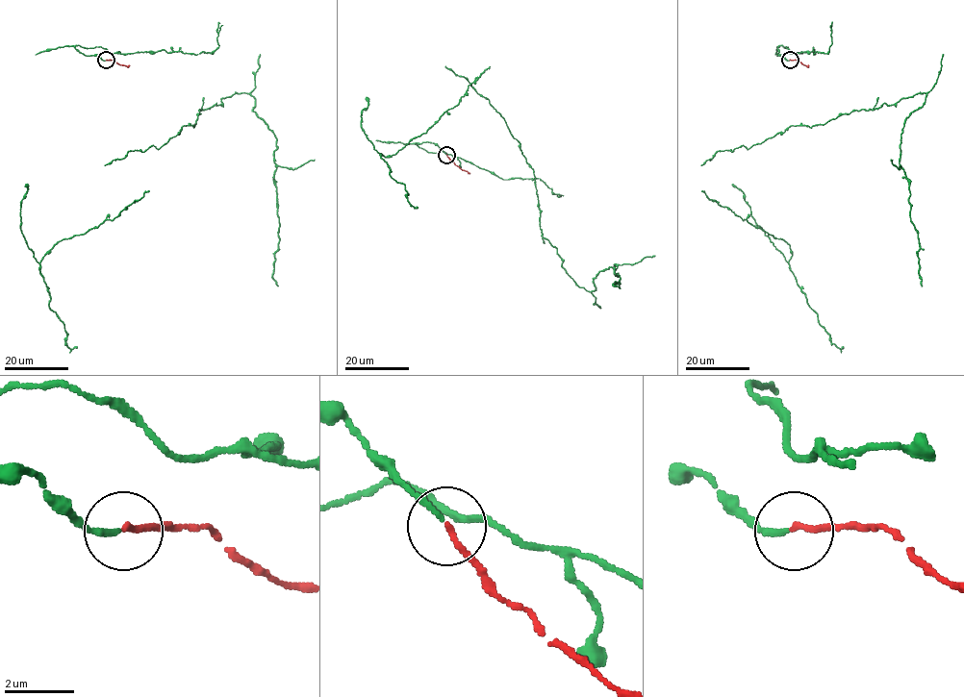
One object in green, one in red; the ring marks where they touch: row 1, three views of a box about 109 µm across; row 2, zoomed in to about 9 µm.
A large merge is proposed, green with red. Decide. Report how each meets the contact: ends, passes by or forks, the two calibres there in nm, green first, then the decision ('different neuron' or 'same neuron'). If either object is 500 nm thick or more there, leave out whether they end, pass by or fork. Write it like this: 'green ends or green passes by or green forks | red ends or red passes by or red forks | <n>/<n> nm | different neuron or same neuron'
green ends | red ends | 160/140 nm | same neuron

